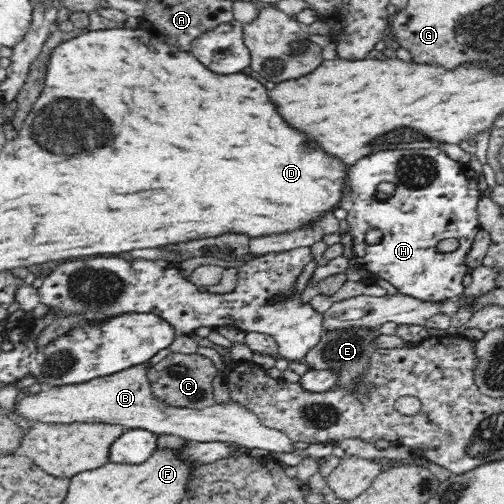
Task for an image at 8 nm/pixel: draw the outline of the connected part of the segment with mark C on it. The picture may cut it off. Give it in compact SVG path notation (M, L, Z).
M172 352L157 362L149 370L149 381L155 396L170 406L201 410L217 404L214 400L213 386L218 370L214 362L199 353L184 354Z

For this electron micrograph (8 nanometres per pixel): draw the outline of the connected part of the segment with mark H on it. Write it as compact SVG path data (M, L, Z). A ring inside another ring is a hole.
M439 147L394 148L378 150L358 160L348 172L348 190L341 200L341 208L346 210L345 219L352 235L353 255L358 266L369 271L372 276L383 278L398 289L399 294L416 298L427 304L440 304L462 296L463 277L467 274L464 258L480 230L478 203L481 199L478 188L480 176L469 163L460 163L448 157ZM382 182L396 185L394 194L380 202L376 188ZM370 229L379 229L383 236L379 243L366 243L365 236ZM445 238L456 238L460 248L447 253L437 251L436 245Z

